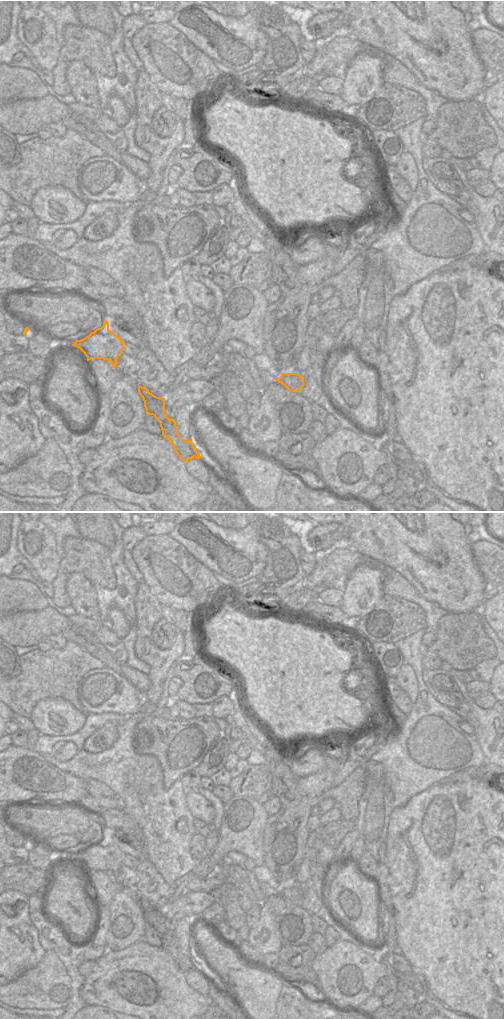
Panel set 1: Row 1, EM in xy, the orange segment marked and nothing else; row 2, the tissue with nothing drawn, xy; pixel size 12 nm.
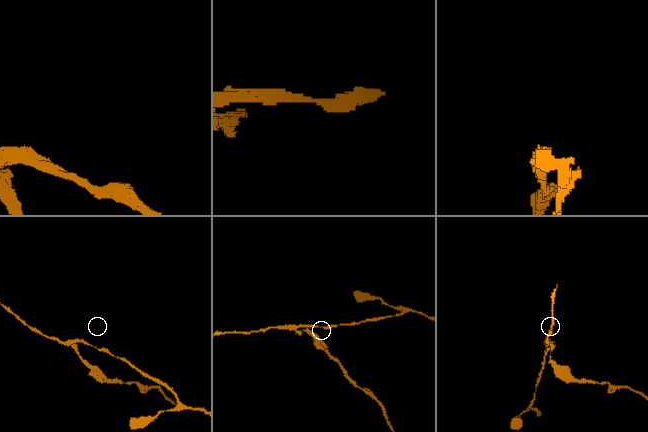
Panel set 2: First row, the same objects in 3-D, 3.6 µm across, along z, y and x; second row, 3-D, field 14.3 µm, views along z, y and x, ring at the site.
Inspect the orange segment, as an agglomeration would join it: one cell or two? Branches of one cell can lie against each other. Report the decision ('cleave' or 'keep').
cleave

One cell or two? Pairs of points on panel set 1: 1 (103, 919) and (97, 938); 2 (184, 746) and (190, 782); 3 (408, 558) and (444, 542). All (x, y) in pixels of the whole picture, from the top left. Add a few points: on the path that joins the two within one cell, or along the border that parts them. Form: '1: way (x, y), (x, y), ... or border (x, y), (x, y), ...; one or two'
1: way (102, 924), (99, 933); one
2: border (195, 768), (187, 771), (179, 779); two
3: way (417, 556), (420, 556), (426, 550), (435, 550); one

